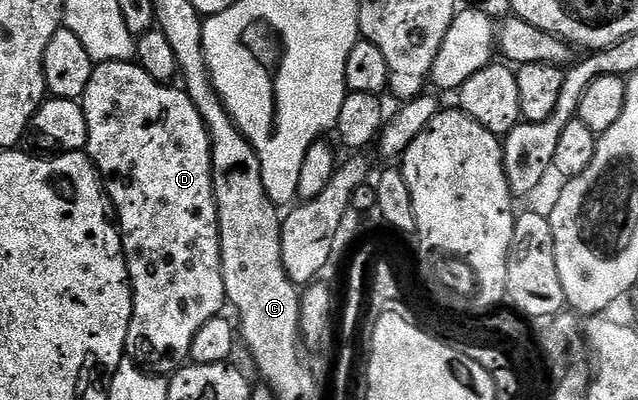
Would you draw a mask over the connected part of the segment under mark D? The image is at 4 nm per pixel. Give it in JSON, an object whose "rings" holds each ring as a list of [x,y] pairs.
{"rings":[[[134,60],[104,61],[96,64],[93,75],[89,79],[89,87],[85,87],[83,92],[81,104],[85,111],[85,123],[89,123],[89,139],[85,152],[95,165],[106,196],[113,206],[113,213],[117,218],[117,228],[123,238],[123,254],[127,260],[127,270],[131,276],[133,315],[127,332],[126,356],[134,361],[140,369],[146,369],[156,375],[174,374],[190,358],[193,337],[197,335],[197,331],[201,331],[201,327],[205,327],[205,323],[209,323],[209,319],[220,316],[228,304],[223,268],[221,267],[219,216],[215,206],[215,192],[211,178],[211,140],[207,134],[207,128],[201,115],[197,115],[197,107],[193,107],[189,95],[183,92],[182,88],[176,87],[174,84],[157,83],[157,79],[145,75],[145,71]]]}

